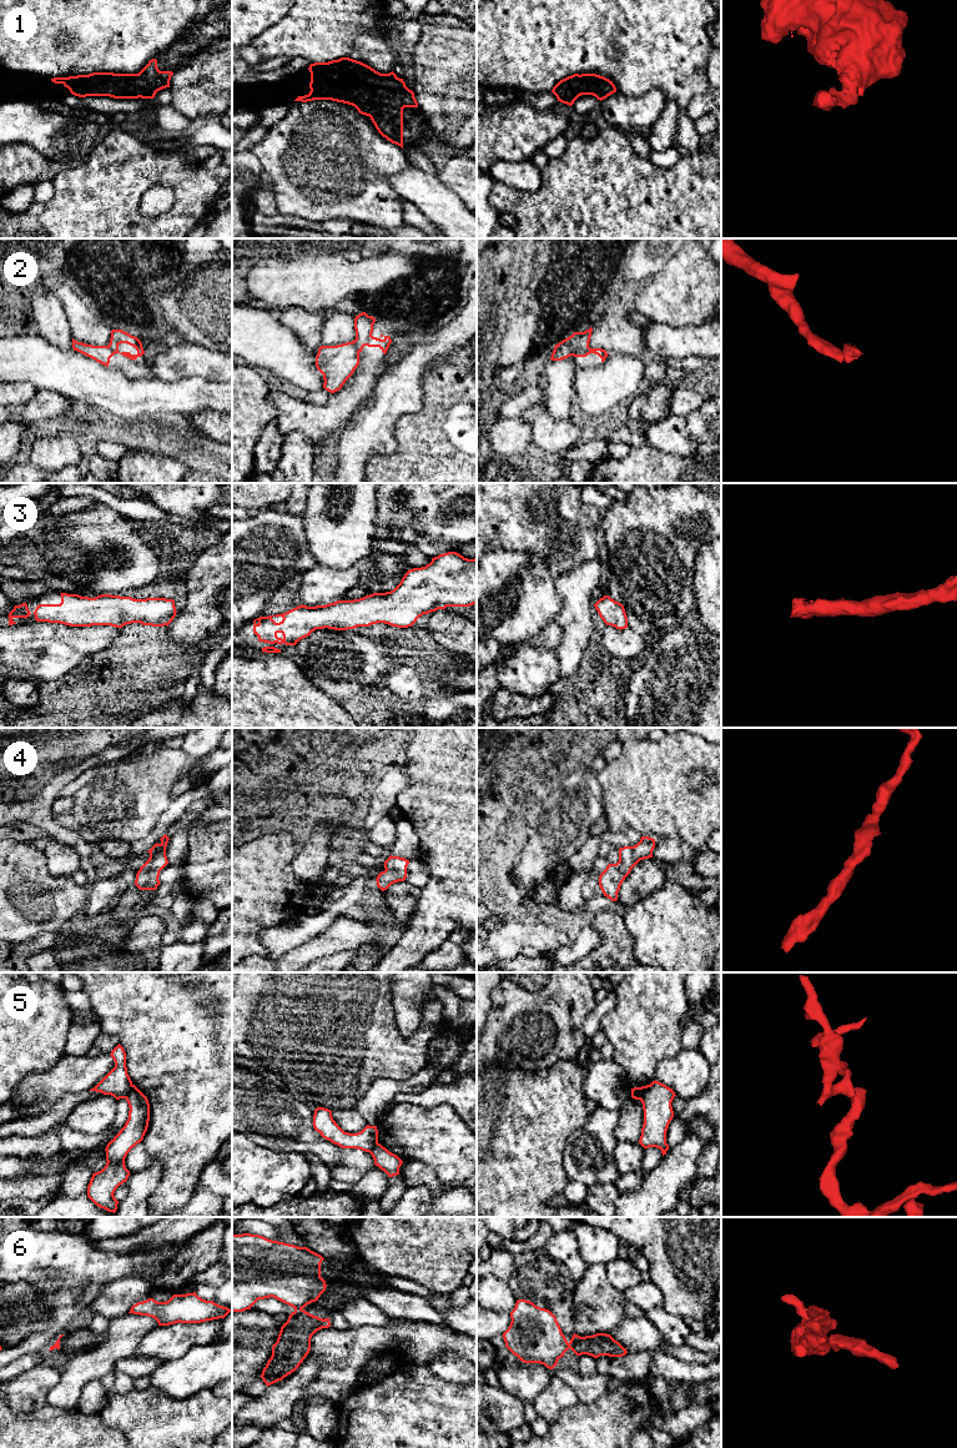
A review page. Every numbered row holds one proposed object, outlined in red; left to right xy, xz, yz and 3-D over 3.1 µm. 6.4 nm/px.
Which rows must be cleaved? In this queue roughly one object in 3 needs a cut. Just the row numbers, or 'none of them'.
2, 5, 6

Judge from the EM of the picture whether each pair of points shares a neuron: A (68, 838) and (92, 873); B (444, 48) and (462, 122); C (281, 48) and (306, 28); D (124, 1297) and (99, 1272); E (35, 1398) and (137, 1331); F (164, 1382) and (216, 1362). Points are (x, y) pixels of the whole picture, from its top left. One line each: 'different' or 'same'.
A: same
B: same
C: same
D: different
E: different
F: same

